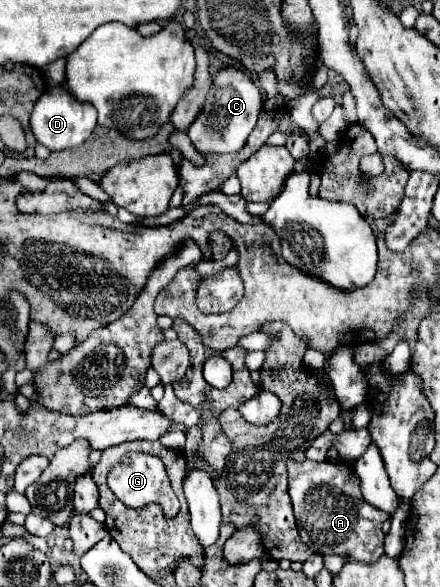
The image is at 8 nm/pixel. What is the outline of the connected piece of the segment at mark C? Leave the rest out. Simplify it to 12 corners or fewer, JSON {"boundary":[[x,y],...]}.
{"boundary":[[222,69],[188,137],[202,153],[244,147],[264,97]]}

